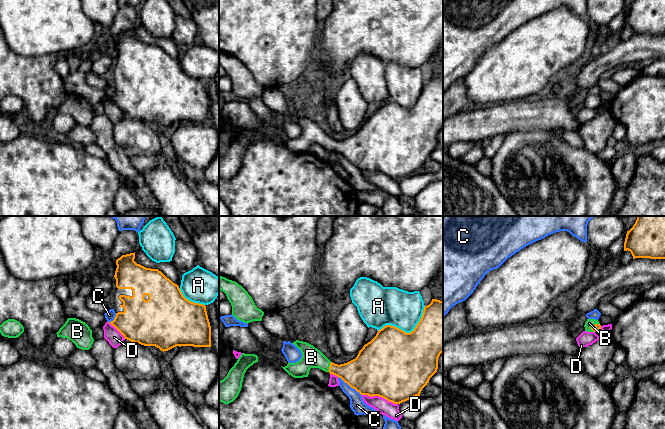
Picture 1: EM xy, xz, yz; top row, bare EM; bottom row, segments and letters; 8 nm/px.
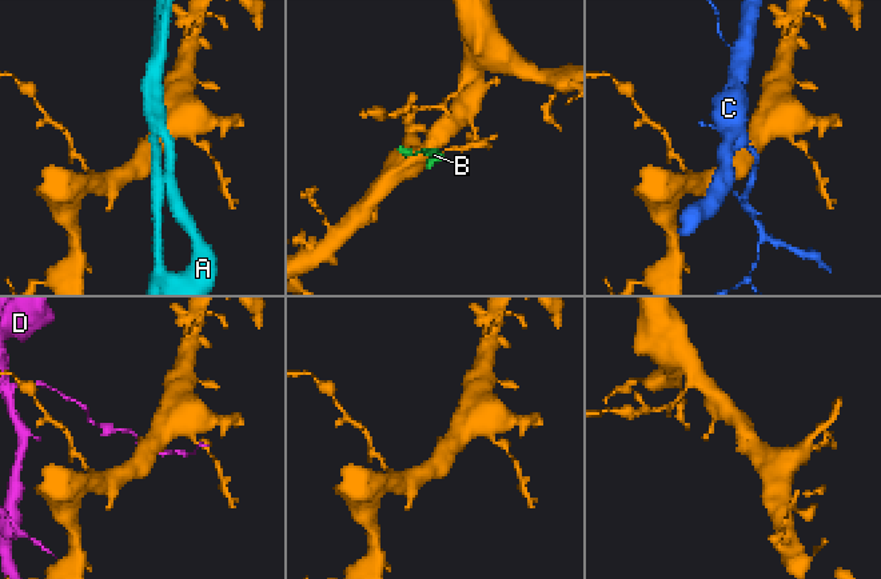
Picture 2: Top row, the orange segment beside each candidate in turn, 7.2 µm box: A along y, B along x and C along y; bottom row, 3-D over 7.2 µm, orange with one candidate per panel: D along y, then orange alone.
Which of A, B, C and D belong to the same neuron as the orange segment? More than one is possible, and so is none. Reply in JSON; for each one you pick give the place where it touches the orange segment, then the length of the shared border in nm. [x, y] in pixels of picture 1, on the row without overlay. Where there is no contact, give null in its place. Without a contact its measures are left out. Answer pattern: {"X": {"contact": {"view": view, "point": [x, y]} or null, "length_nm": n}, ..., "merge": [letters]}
{"B": {"contact": {"view": "xz", "point": [329, 143]}, "length_nm": 80}, "merge": ["B"]}

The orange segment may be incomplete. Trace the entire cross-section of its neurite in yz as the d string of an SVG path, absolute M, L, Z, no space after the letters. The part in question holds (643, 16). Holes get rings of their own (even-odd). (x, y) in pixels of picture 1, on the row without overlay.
M634 0L626 10L627 26L633 35L665 35L665 0Z

